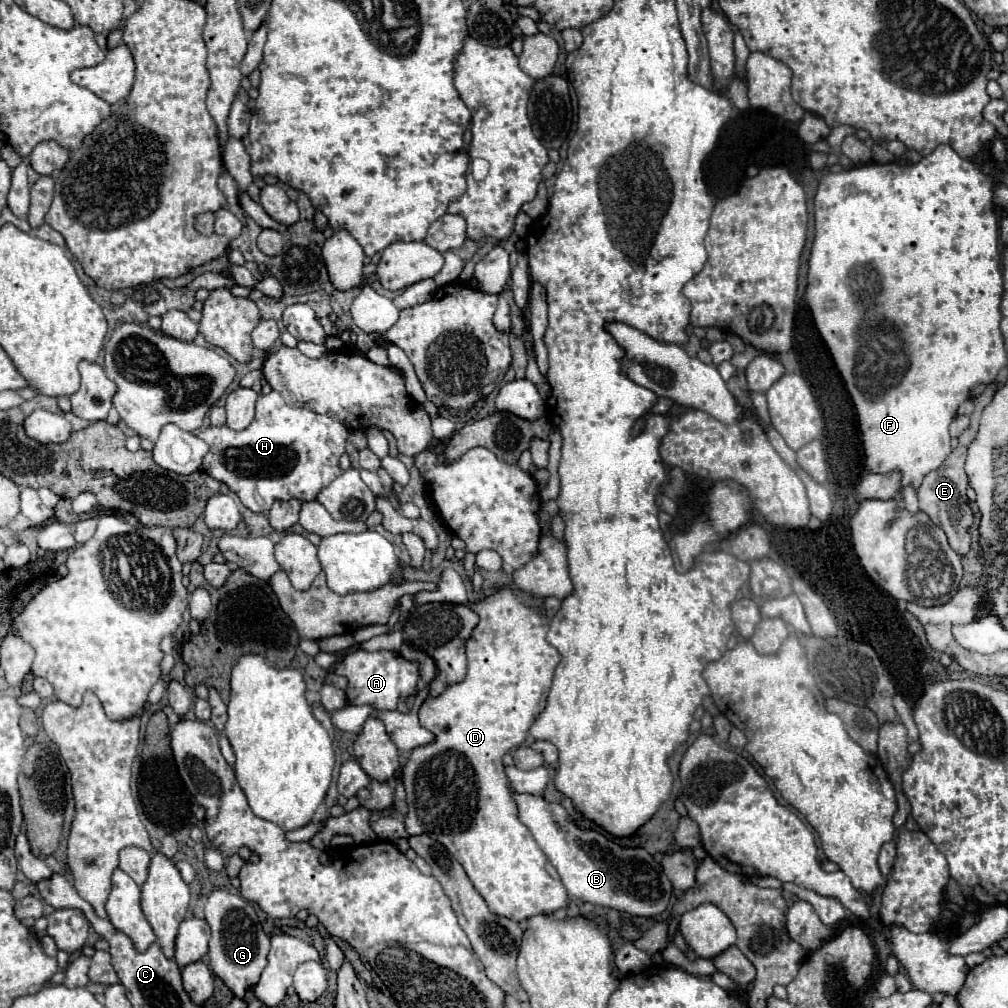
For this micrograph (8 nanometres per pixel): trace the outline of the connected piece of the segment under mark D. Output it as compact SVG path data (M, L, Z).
M508 588L472 604L470 608L480 616L480 622L466 644L468 674L464 682L448 686L438 698L424 700L418 712L420 724L436 734L436 742L412 750L408 764L402 770L402 782L408 794L408 814L404 824L410 836L426 834L448 848L448 852L464 866L490 912L522 922L534 914L556 912L566 904L568 892L560 880L554 880L546 872L544 852L538 848L530 830L518 820L502 756L524 742L530 724L546 706L554 668L562 656L546 642L546 616L540 614L538 608L526 608Z

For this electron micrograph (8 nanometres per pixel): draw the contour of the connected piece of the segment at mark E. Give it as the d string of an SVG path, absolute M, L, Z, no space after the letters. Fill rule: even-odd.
M996 384L988 386L980 396L974 398L974 412L970 414L970 426L968 430L964 430L958 438L958 448L954 448L950 452L950 456L944 460L942 466L938 466L934 472L928 472L918 488L918 502L920 502L920 510L926 512L930 516L930 520L934 524L938 524L946 536L948 536L948 542L950 546L960 554L964 556L968 550L970 550L970 534L968 534L968 526L972 524L972 512L968 508L968 500L966 500L966 488L968 488L968 476L964 472L964 462L966 462L966 450L970 446L970 442L976 438L976 430L978 430L978 420L980 420L980 414L984 410L984 406L992 400L994 392L998 390Z

